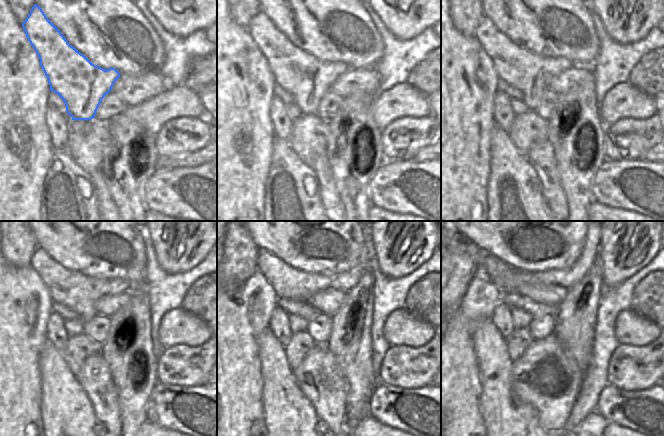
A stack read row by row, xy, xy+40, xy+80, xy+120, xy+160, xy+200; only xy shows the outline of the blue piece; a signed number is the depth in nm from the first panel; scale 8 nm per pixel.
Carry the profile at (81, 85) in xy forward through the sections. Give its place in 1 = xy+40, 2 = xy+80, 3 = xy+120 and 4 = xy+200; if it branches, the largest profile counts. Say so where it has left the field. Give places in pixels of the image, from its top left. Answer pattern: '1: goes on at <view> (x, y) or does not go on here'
1: goes on at xy+40 (306, 78)
2: goes on at xy+80 (528, 72)
3: goes on at xy+120 (79, 293)
4: goes on at xy+200 (507, 279)

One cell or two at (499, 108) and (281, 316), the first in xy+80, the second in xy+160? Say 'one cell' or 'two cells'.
one cell

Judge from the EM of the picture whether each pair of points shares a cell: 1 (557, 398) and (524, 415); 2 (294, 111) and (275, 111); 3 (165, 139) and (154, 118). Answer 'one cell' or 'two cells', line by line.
1: two cells
2: two cells
3: two cells

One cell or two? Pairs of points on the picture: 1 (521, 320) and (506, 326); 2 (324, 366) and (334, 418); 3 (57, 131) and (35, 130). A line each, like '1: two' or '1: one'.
1: two
2: one
3: two

